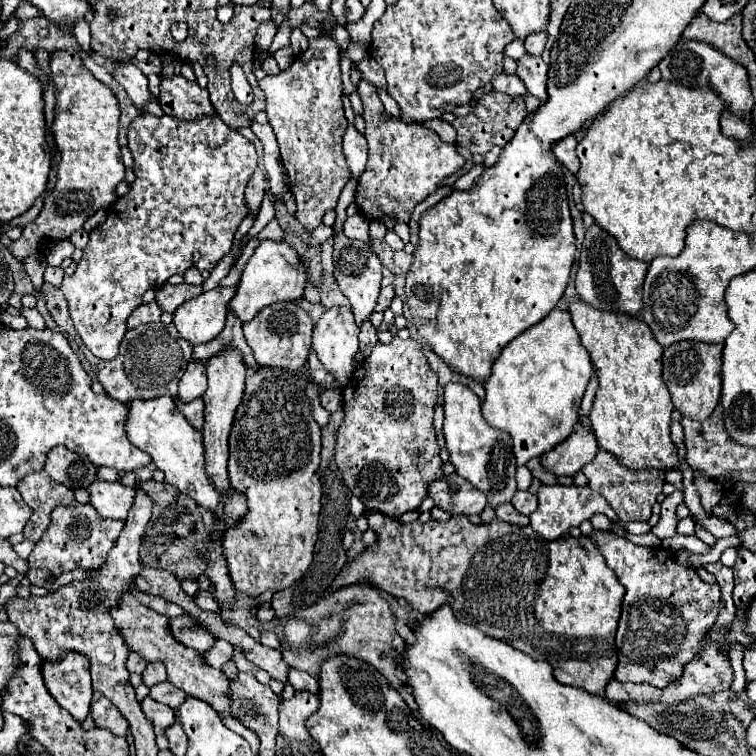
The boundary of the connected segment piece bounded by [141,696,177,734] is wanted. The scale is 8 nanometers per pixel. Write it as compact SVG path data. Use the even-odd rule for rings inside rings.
M147 696L141 702L141 710L151 720L151 724L155 728L155 734L165 734L165 730L177 720L175 718L175 710L167 708L165 704L159 704L159 702L151 700L151 696Z

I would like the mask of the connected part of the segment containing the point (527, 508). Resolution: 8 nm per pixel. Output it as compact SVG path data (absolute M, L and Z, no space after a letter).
M517 492L517 494L513 496L511 504L515 506L517 512L529 516L529 514L533 514L535 508L537 508L537 496L531 494L531 492Z

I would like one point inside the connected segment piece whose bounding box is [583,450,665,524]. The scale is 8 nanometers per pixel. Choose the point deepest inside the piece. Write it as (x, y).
(630, 493)

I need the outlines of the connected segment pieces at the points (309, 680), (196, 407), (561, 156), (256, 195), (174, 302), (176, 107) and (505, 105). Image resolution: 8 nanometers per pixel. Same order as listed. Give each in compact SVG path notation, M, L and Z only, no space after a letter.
M289 670L289 682L291 682L291 686L293 686L295 690L307 690L307 692L319 696L319 680L313 678L313 676L307 674L307 672Z
M195 398L193 402L187 402L187 404L177 402L177 406L193 428L203 430L203 398Z
M565 136L563 140L557 140L557 142L555 142L555 148L553 148L555 158L557 158L565 168L569 168L573 174L577 174L577 170L580 168L579 158L577 158L577 154L575 154L575 146L577 146L575 136Z
M257 168L255 174L251 176L249 184L247 184L247 190L245 190L245 200L247 200L247 206L249 208L249 215L256 215L263 202L265 195L265 178L263 172Z
M163 284L163 288L155 290L155 302L165 310L165 312L173 312L175 308L179 308L187 298L193 298L197 294L201 294L203 284L193 286L193 284Z
M173 76L171 80L161 78L159 102L165 114L177 120L201 120L203 116L217 114L209 100L209 92L183 76Z
M499 92L483 94L479 104L467 116L455 118L453 128L457 130L457 144L467 148L471 154L487 154L493 146L509 144L511 138L515 136L515 130L525 120L525 116L527 116L527 110L525 110L525 102L521 96L511 98Z

